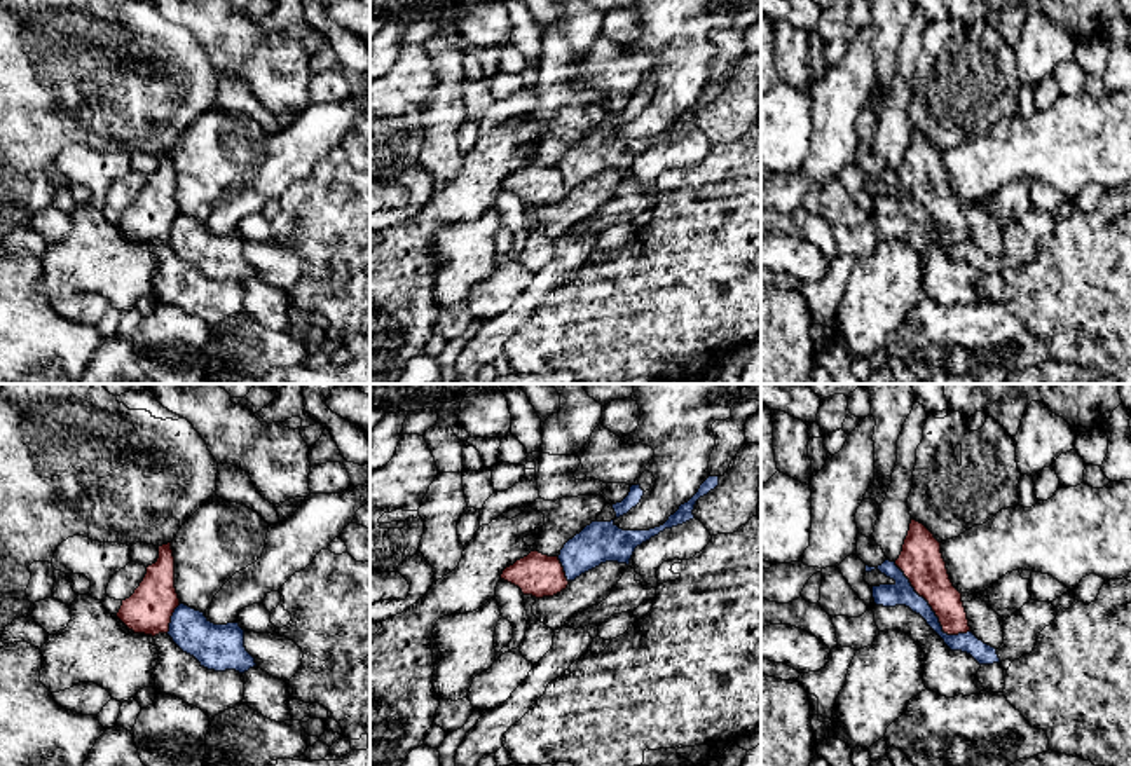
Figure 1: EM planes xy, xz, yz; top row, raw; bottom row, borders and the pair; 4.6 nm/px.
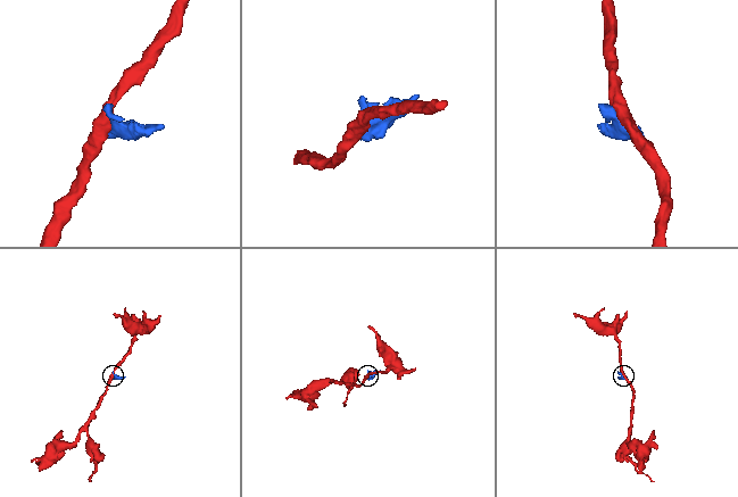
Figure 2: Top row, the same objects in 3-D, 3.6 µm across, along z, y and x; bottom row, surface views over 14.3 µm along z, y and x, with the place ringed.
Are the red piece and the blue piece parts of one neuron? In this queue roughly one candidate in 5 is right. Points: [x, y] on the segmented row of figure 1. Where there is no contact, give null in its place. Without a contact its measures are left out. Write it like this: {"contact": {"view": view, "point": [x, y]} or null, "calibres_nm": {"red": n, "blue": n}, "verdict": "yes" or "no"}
{"contact": {"view": "yz", "point": [932, 609]}, "calibres_nm": {"red": 200, "blue": 110}, "verdict": "no"}

